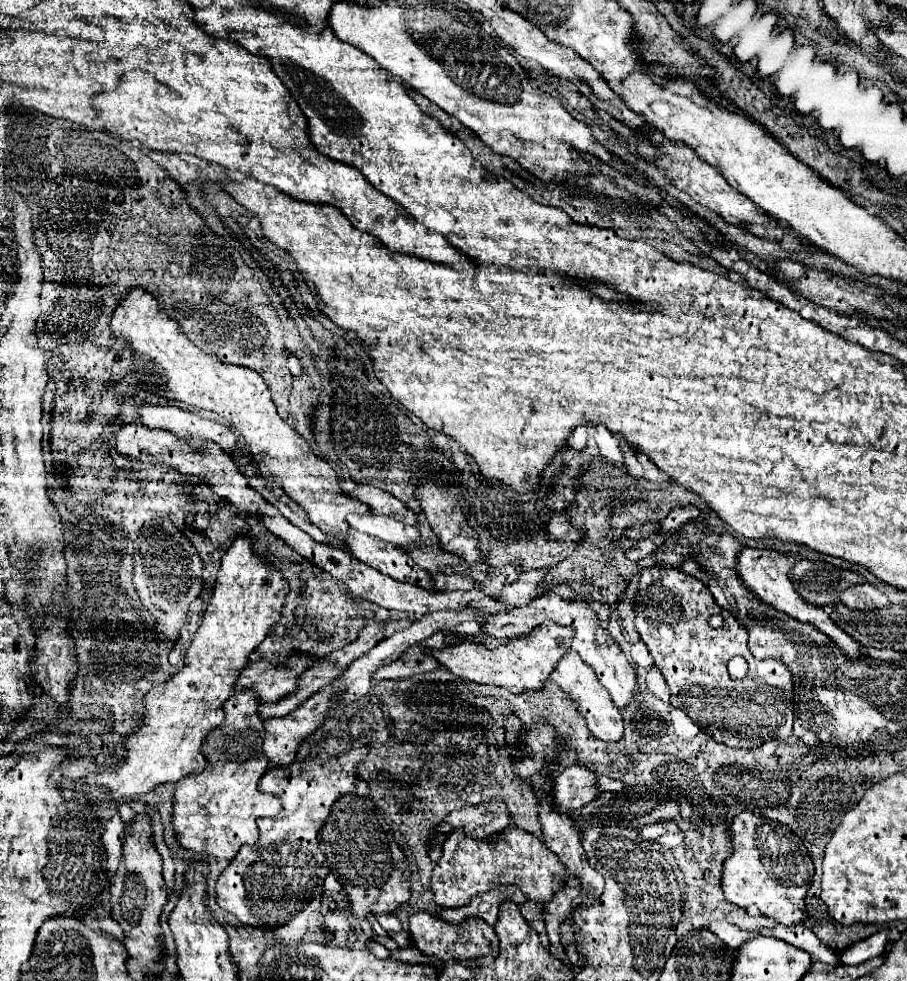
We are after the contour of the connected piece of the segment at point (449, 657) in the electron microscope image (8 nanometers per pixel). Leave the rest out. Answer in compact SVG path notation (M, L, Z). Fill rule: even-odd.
M552 621L538 625L532 633L520 635L512 639L506 645L500 645L496 649L488 649L482 643L468 641L466 635L454 635L454 631L442 631L446 641L452 641L454 637L460 637L460 641L434 651L436 661L450 669L456 677L466 679L466 681L476 681L476 683L488 683L488 685L502 685L508 687L510 691L526 691L526 689L540 689L556 663L562 659L562 655L570 649L570 641L574 637L574 631L570 627L556 625Z

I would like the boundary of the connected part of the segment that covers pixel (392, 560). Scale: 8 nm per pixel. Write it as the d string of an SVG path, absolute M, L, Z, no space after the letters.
M350 531L346 543L348 543L348 549L354 551L352 555L358 561L362 561L398 581L408 581L412 585L436 591L432 575L428 571L424 571L422 567L418 567L410 555L406 555L404 551L398 551L398 547L378 541L360 531Z

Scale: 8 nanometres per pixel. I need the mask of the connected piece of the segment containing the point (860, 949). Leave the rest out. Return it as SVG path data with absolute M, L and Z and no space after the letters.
M882 927L874 935L862 939L862 941L850 945L846 951L842 951L840 959L844 965L858 965L862 961L868 961L868 959L882 955L886 951L886 943L888 943L888 929Z

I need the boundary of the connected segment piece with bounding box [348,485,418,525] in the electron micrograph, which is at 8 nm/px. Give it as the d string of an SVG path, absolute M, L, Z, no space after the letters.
M358 485L354 491L348 491L348 495L360 499L362 503L370 505L378 515L388 515L392 519L398 519L406 525L416 525L418 523L418 515L406 507L400 499L396 499L392 493L386 493L382 489L376 487L362 487Z

